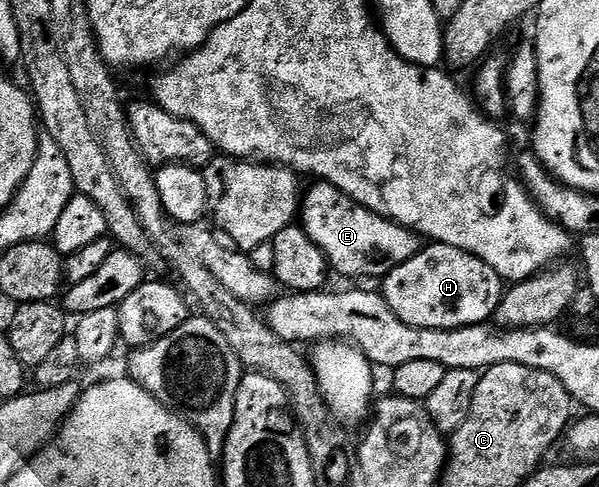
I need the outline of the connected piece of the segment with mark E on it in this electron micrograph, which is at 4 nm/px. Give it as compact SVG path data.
M327 180L317 181L317 186L307 187L302 198L302 228L308 239L316 242L328 257L331 269L348 278L383 279L396 266L401 266L422 249L421 235L404 226L374 214L355 202Z

